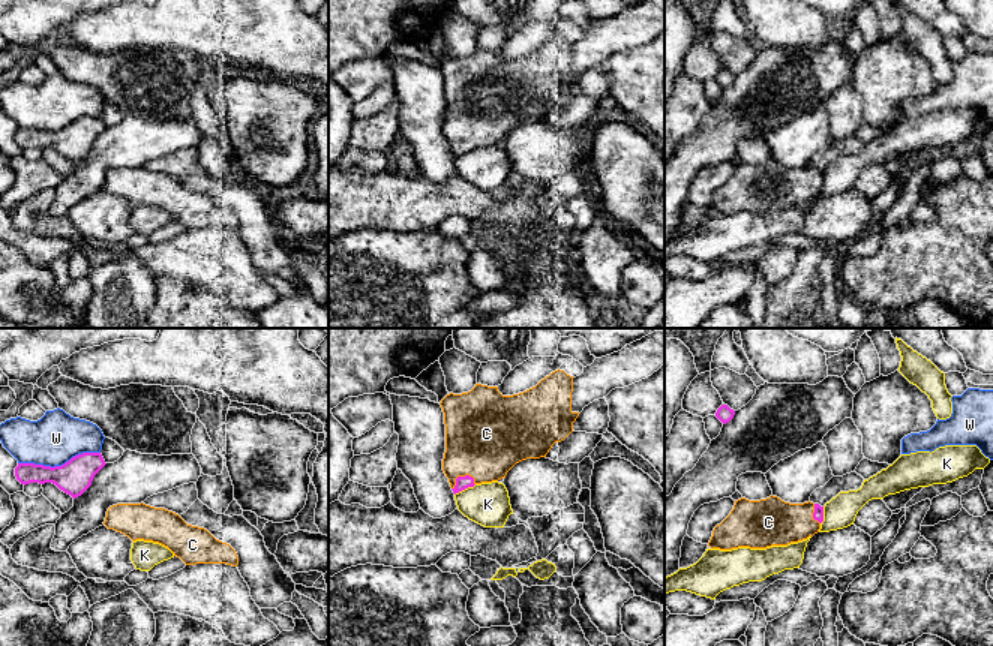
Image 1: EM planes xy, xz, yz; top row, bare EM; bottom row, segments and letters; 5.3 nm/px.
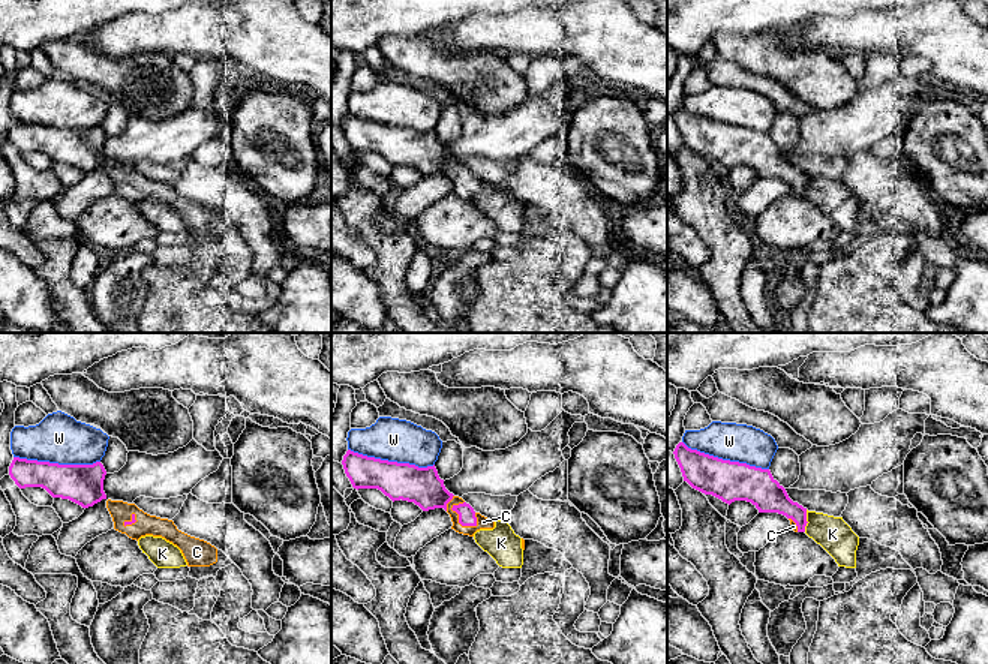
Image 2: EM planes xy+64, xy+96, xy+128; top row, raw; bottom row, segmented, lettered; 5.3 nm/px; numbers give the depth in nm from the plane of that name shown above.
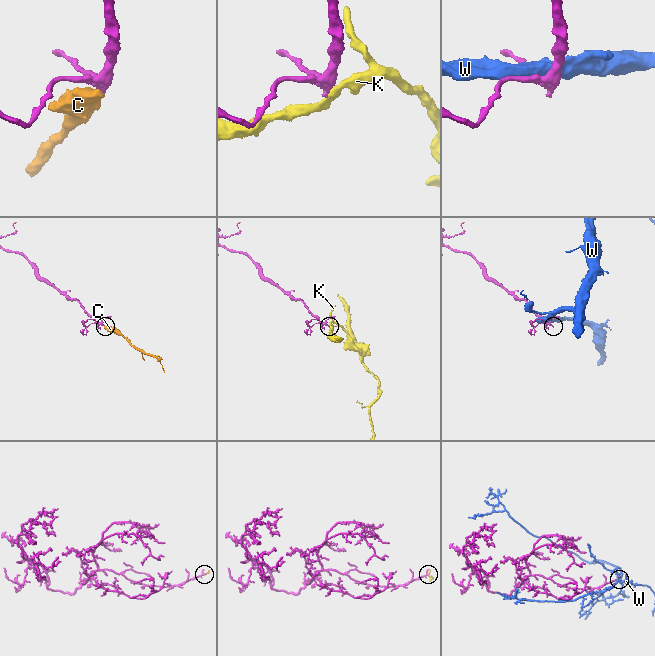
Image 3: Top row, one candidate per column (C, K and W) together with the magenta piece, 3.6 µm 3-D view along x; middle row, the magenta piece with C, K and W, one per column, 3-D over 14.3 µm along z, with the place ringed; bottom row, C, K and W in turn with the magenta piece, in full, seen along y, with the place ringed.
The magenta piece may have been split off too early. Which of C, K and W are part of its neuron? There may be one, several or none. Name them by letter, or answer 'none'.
C

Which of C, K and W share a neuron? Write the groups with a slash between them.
C / K / W

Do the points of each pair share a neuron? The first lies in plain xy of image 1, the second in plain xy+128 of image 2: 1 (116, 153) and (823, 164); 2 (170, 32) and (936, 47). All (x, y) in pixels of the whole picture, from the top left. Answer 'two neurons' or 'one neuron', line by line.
1: two neurons
2: one neuron

